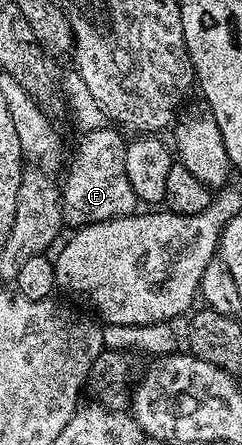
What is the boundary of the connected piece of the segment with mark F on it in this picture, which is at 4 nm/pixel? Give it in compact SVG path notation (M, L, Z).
M106 124L98 130L84 131L77 146L77 155L69 166L69 175L61 191L61 216L66 227L80 228L96 222L106 222L112 218L124 218L136 211L139 199L127 180L125 167L125 147L127 138L120 134L120 129Z

